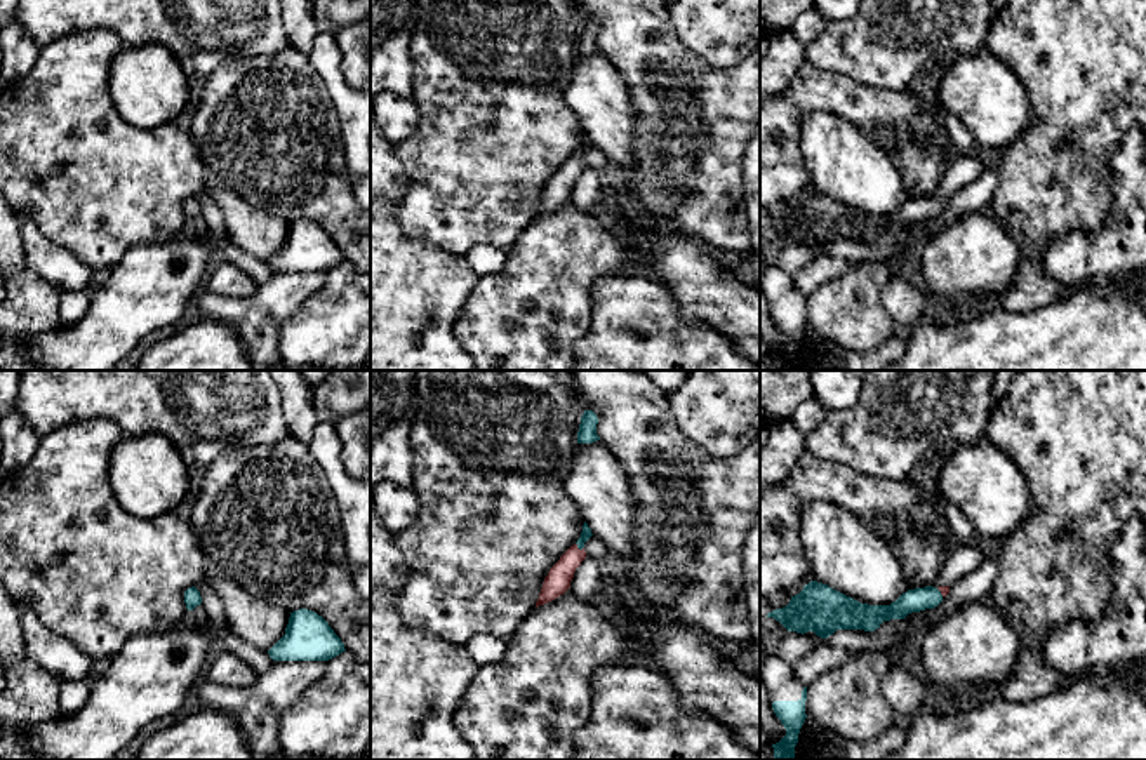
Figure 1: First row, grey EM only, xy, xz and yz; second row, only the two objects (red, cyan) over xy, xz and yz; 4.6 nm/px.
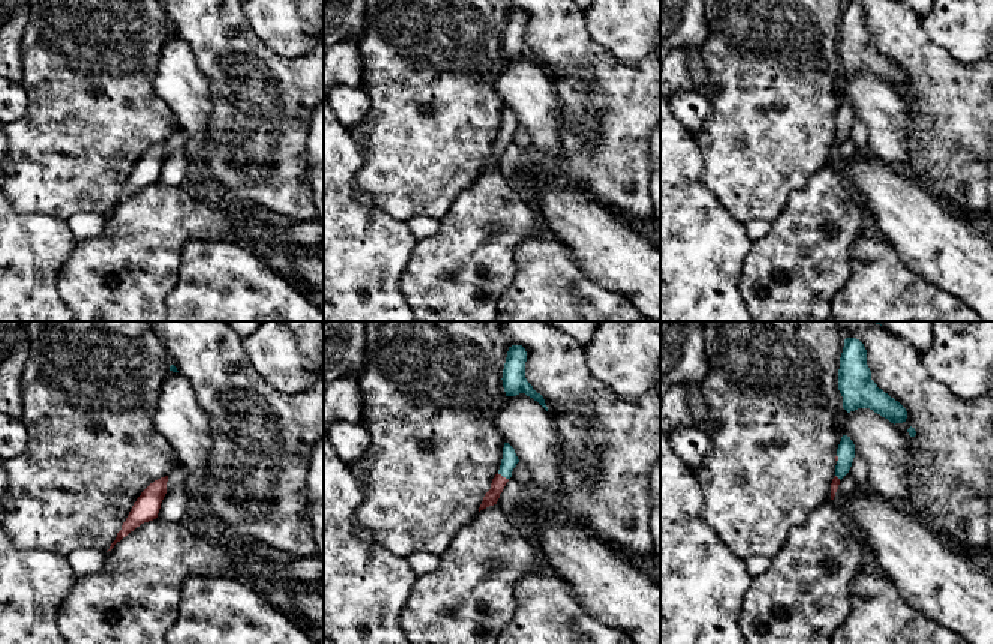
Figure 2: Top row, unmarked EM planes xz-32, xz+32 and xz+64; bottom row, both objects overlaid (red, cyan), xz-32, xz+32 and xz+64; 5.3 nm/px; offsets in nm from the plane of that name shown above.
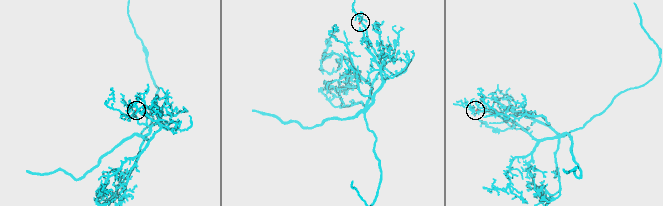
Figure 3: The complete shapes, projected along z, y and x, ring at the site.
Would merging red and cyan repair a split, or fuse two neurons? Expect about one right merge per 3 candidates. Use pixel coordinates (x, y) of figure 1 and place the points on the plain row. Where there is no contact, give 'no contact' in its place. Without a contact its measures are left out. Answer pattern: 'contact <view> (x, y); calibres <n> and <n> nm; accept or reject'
contact xz (578, 159); calibres 120 and 50 nm; accept

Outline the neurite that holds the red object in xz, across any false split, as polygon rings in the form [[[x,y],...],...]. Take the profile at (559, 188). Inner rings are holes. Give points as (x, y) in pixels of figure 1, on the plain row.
[[[584,132],[581,148],[576,155],[572,155],[560,170],[550,179],[544,188],[539,209],[536,217],[544,216],[560,205],[563,205],[570,198],[570,191],[574,188],[576,179],[586,169],[584,153],[591,148],[591,139]]]

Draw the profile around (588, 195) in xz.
[[[586,167],[581,172],[570,191],[570,200],[583,212],[598,212],[607,205],[609,195],[600,183],[596,169]]]

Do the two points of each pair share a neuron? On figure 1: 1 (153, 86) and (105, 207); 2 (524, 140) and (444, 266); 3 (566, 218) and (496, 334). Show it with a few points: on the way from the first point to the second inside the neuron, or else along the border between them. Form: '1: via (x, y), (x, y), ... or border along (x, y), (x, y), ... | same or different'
1: border along (110, 96), (134, 126), (174, 124) | different
2: border along (414, 239), (463, 254) | different
3: via (566, 247), (546, 280), (522, 305) | same

